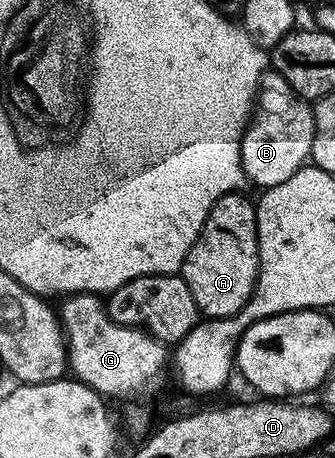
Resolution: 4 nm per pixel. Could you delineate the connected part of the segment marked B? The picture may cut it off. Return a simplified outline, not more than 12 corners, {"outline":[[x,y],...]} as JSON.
{"outline":[[260,79],[240,141],[245,178],[267,189],[309,160],[313,106]]}

